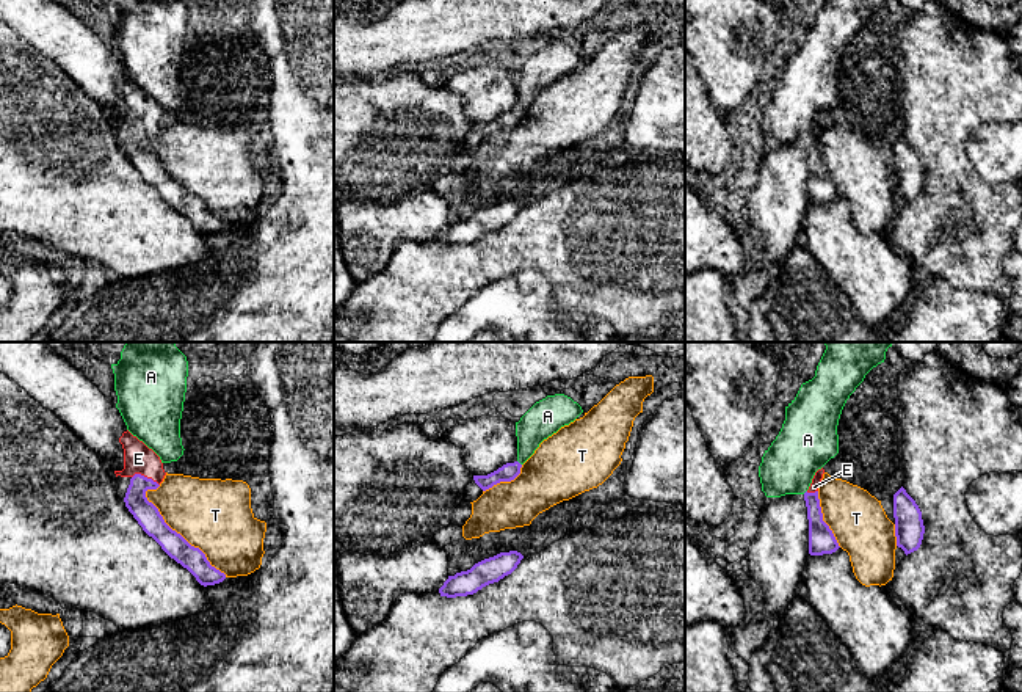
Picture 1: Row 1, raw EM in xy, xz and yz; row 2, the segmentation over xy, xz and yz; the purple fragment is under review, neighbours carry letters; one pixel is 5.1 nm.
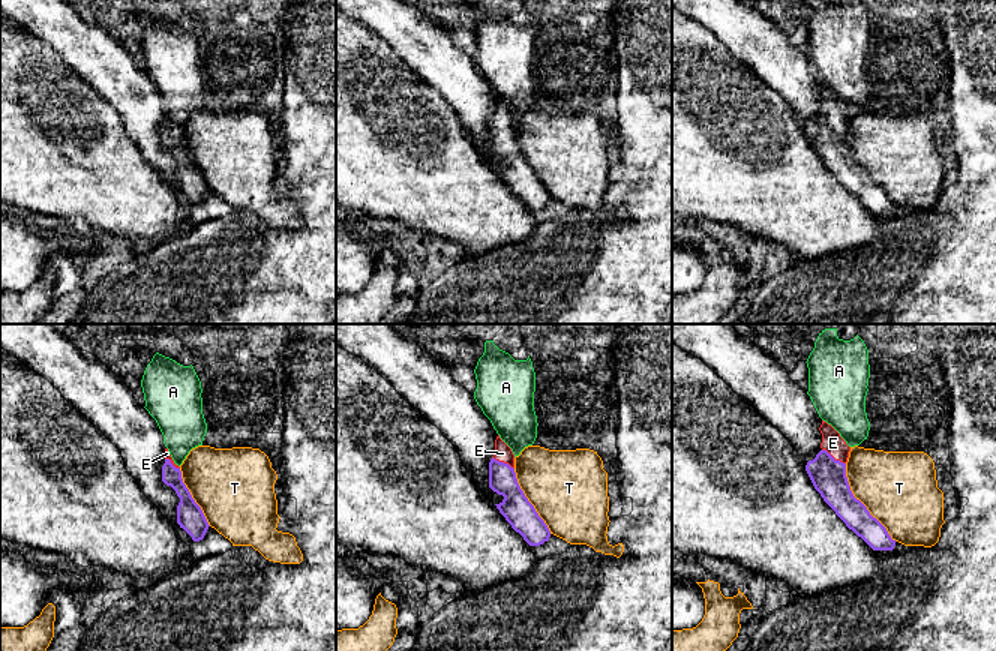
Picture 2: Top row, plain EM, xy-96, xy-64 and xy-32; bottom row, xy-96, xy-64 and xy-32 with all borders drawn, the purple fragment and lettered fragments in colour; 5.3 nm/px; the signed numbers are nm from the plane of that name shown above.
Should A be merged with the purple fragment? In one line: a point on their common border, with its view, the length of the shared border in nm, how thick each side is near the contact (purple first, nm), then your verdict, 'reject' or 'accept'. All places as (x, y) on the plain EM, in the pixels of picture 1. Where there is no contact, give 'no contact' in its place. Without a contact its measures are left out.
xz (519, 112) | 40 nm | 90/180 nm | reject

